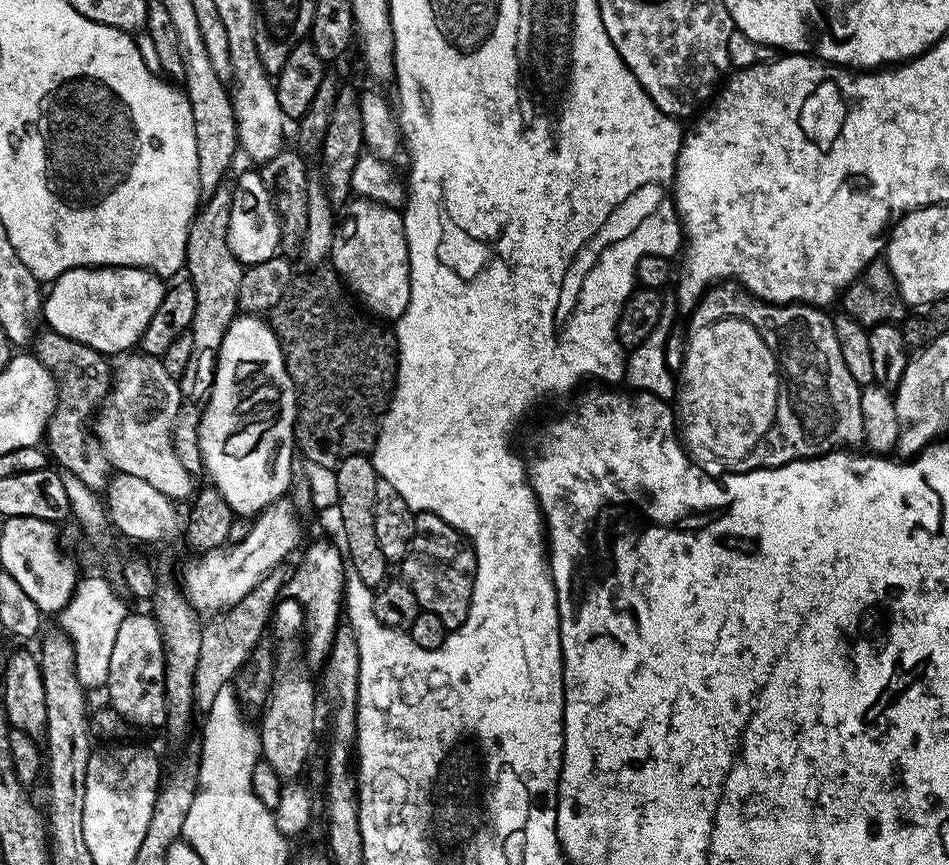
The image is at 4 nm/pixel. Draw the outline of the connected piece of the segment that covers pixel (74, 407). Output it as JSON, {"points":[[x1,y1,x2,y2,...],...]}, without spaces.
{"points":[[53,330,44,331,34,341,34,355,50,369,58,389,56,414,50,425,51,451,56,451,60,456,67,475,78,478,87,488,107,489,110,457,104,451,94,421,97,419,98,409,108,399,114,383,113,369,108,369,109,357,74,338,66,338]]}

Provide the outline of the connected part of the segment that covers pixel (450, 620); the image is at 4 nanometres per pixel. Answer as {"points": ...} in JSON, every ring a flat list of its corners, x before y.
{"points":[[432,512,416,513,412,549,402,561,403,568,402,579,414,590,414,598,418,598,423,611,438,614,449,630,460,628,466,622,476,577,476,556,457,528]]}

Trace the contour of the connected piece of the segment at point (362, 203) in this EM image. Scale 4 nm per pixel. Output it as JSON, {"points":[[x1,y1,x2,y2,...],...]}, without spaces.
{"points":[[359,198,353,199,347,208,348,217,339,221,332,243,331,267,373,317,395,322,406,310,412,289,404,216,385,204]]}

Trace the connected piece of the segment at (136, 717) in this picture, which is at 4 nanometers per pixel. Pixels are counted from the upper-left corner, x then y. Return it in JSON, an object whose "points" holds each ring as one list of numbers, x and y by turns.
{"points":[[128,614,115,635,114,650,110,655,107,707,115,710,124,719,125,725,137,724,140,728,161,728,168,723,166,698,164,697,164,643,160,628,151,615,134,616]]}

